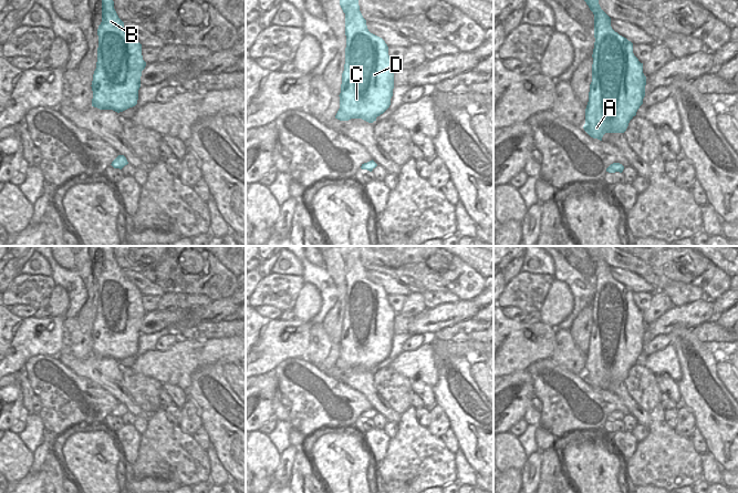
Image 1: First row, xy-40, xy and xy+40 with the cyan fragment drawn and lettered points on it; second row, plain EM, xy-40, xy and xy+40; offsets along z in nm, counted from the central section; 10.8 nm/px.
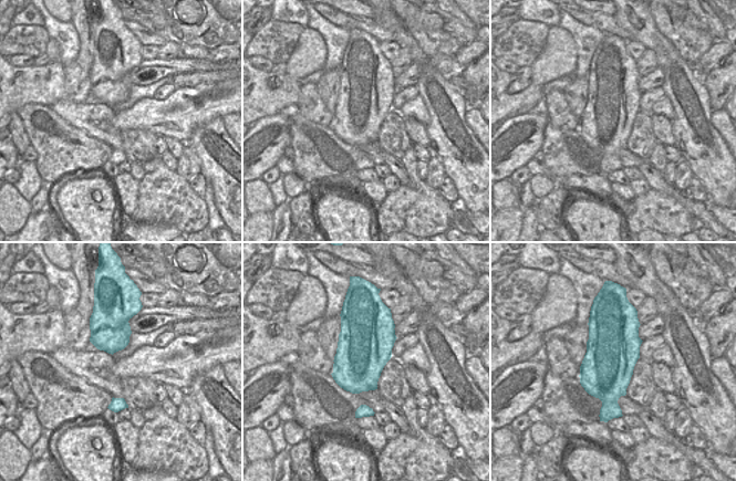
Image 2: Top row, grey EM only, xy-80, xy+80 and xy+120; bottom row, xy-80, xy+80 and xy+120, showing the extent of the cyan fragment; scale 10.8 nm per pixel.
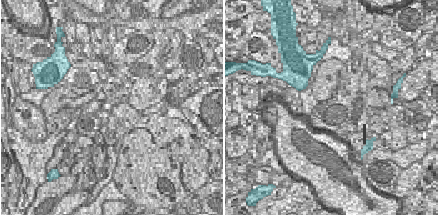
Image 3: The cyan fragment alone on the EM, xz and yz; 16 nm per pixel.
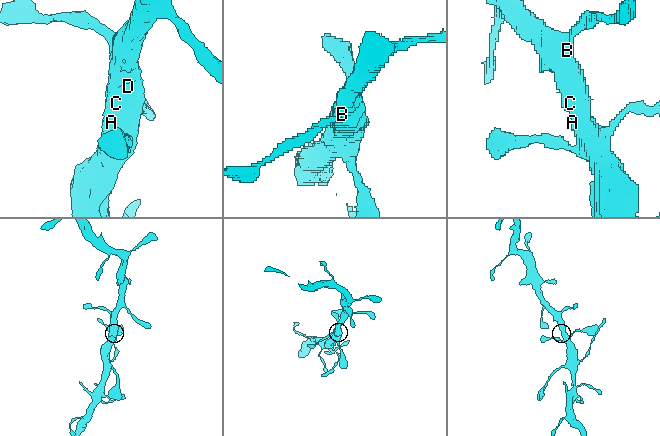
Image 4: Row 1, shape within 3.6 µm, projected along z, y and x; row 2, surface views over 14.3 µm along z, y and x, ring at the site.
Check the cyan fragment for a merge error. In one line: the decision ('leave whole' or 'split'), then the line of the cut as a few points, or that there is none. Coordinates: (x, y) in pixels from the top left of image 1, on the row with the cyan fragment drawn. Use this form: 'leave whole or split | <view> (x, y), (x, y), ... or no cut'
leave whole | no cut

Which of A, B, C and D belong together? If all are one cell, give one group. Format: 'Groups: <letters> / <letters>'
Groups: A B C D

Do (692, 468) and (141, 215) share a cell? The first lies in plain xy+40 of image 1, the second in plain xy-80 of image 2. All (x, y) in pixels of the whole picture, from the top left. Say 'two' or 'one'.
one

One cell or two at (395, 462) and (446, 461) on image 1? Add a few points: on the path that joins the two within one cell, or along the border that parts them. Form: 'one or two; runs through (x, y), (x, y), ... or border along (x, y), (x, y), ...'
one; runs through (407, 462), (434, 463)

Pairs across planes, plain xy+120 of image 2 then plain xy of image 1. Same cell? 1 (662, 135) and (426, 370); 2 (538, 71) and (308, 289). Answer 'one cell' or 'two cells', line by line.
1: two cells
2: one cell

